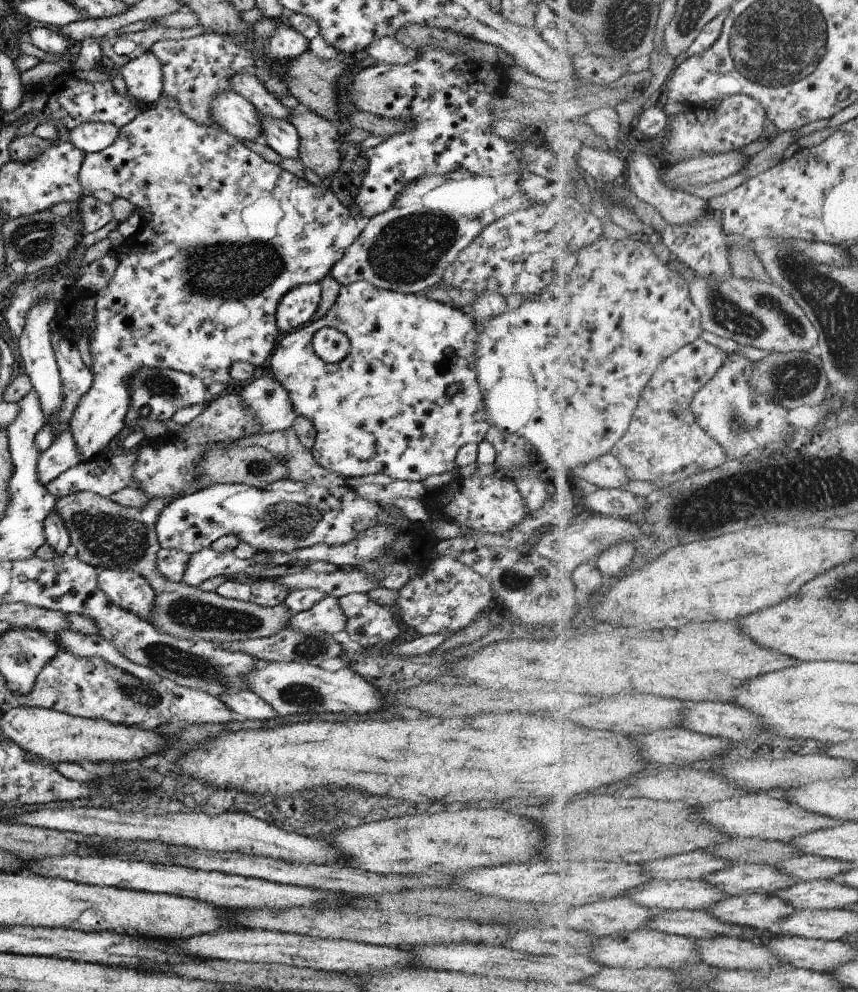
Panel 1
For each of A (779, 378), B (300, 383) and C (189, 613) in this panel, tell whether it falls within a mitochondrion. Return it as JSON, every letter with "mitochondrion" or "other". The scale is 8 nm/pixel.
{"A":"mitochondrion","B":"other","C":"mitochondrion"}

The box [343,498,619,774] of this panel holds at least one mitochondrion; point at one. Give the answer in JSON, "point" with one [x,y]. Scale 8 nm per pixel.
{"point":[509,579]}

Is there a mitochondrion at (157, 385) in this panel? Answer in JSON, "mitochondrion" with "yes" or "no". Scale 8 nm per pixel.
{"mitochondrion":"yes"}

